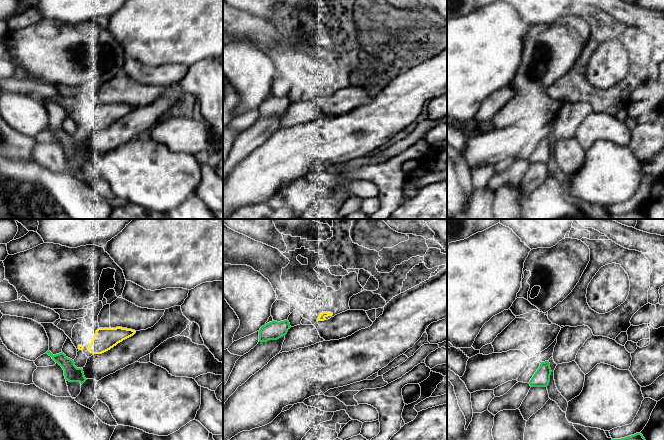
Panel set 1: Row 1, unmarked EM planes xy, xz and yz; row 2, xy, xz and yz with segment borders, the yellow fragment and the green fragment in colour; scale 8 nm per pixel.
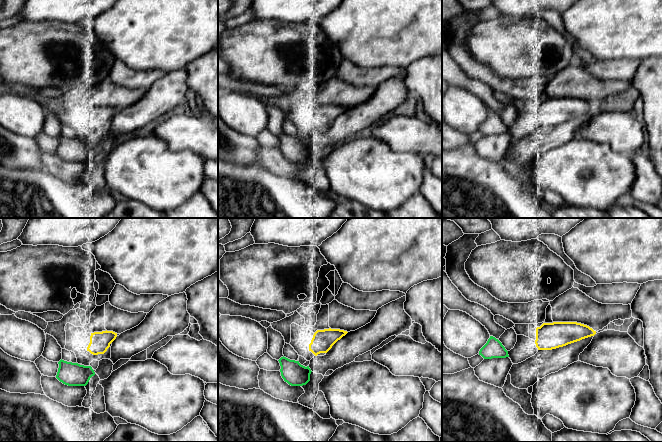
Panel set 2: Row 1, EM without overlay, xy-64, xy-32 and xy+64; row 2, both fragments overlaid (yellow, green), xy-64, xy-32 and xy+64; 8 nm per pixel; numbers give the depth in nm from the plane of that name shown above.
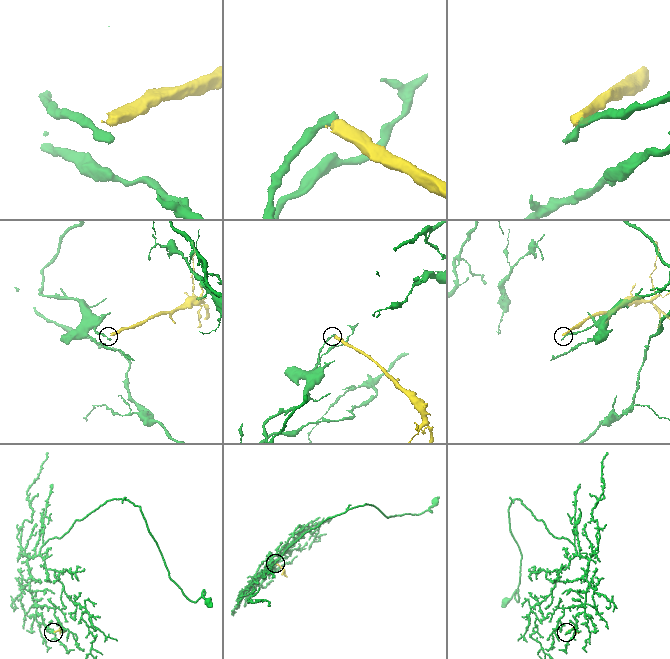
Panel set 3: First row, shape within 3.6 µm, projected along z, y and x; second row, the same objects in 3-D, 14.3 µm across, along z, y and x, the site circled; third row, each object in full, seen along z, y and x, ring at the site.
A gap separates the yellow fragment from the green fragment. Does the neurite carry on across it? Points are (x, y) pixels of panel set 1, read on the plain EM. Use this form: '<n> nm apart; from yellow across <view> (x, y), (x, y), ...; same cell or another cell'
100 nm apart; from yellow across xy (79, 125), (71, 135); another cell

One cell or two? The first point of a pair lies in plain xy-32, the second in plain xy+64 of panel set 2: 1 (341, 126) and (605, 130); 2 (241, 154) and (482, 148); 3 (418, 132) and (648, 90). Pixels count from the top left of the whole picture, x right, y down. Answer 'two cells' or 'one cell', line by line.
1: two cells
2: two cells
3: two cells

